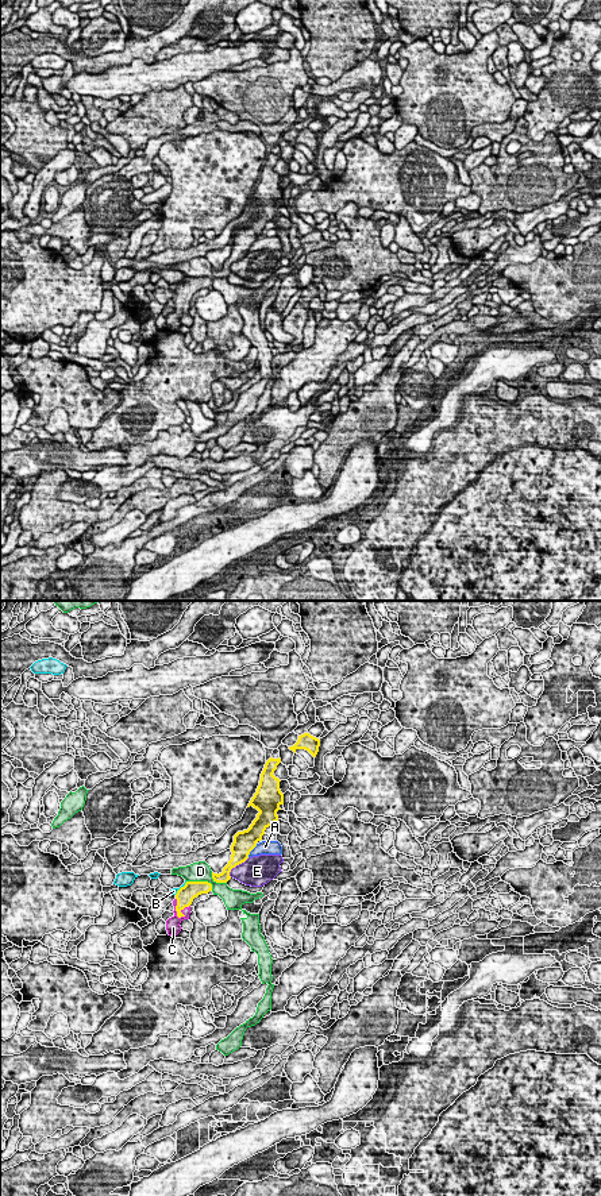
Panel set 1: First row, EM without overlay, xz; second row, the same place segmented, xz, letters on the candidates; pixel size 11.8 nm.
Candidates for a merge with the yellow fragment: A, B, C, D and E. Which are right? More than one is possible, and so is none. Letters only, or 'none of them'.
C

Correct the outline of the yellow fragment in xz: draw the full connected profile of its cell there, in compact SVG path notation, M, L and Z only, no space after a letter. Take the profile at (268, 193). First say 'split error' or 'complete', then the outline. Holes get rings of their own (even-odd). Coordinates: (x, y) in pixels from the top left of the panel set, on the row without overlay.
complete | M270 153L266 157L257 188L247 201L253 201L259 208L247 225L238 227L234 231L231 255L223 263L221 269L217 270L212 267L213 277L227 278L231 274L231 265L249 254L250 247L257 242L257 238L262 235L265 225L278 216L277 207L281 205L280 201L284 200L284 189L280 185L281 175L273 169L280 158L280 153Z

